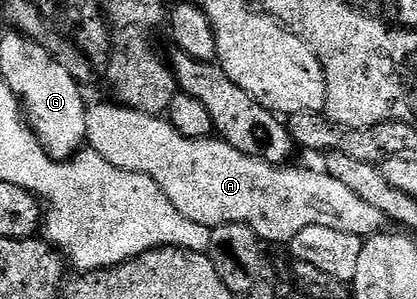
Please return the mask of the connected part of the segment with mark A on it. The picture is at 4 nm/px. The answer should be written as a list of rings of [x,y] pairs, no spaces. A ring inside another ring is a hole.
[[[119,104],[112,106],[88,106],[86,116],[86,142],[91,150],[98,152],[102,160],[114,164],[114,168],[122,168],[126,172],[134,172],[142,176],[150,176],[158,188],[186,216],[186,220],[194,220],[194,224],[202,224],[209,228],[222,224],[246,224],[254,228],[254,232],[265,243],[284,242],[290,244],[298,232],[305,228],[334,228],[334,232],[350,232],[350,236],[358,236],[365,240],[373,234],[385,229],[386,219],[378,208],[365,204],[355,192],[350,192],[334,176],[325,174],[323,169],[295,170],[292,164],[272,166],[262,158],[251,158],[238,152],[230,144],[219,137],[190,140],[179,134],[163,117],[155,114],[142,114],[137,110],[127,109]]]

